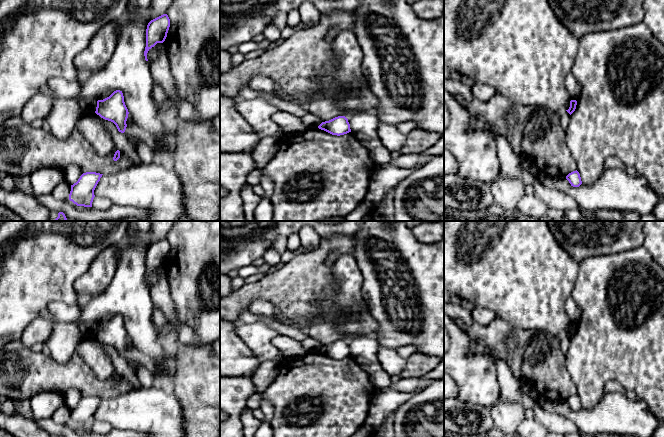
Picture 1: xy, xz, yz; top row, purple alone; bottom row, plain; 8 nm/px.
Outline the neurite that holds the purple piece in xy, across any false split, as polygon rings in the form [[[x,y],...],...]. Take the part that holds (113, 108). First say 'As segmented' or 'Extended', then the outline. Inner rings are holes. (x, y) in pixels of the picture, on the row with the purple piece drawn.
As segmented. [[[116,90],[109,97],[98,100],[95,113],[101,118],[113,122],[119,132],[125,132],[129,112],[122,91]]]

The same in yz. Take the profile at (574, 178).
As segmented. [[[577,170],[569,173],[566,176],[566,179],[569,181],[569,183],[573,187],[579,187],[582,184],[580,174]]]

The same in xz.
As segmented. [[[338,116],[329,121],[322,122],[318,128],[337,136],[351,132],[350,124],[345,116]]]

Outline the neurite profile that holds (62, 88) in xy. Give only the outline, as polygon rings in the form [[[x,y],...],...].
[[[53,77],[48,80],[47,86],[52,90],[55,97],[77,100],[83,113],[96,111],[98,100],[96,98],[82,97],[81,84],[78,80],[68,81],[61,77]]]

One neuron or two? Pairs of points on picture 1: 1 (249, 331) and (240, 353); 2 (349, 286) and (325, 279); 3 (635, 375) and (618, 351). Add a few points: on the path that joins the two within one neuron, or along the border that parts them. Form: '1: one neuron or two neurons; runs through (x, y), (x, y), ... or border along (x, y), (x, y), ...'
1: two neurons; border along (237, 325), (238, 336), (259, 360)
2: two neurons; border along (332, 265), (336, 290), (319, 299)
3: one neuron; runs through (635, 369), (624, 357)

